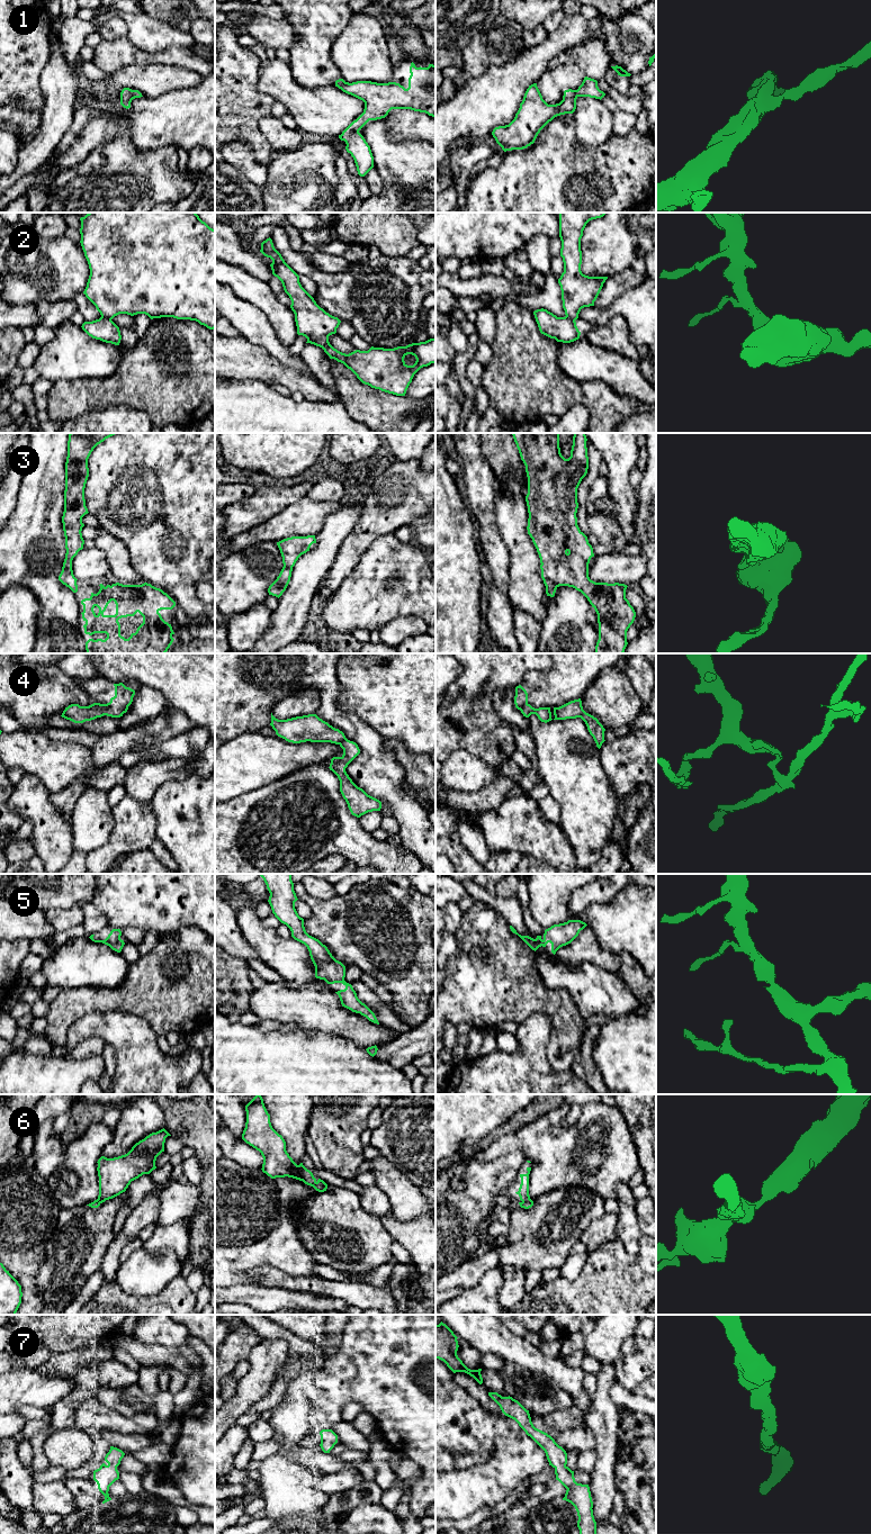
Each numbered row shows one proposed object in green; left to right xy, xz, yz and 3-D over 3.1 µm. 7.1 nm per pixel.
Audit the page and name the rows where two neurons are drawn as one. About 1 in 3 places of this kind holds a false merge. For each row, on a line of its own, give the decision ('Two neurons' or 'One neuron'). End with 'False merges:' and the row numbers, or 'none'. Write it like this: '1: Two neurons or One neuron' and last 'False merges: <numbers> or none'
1: One neuron
2: Two neurons
3: One neuron
4: Two neurons
5: One neuron
6: One neuron
7: One neuron
False merges: 2, 4

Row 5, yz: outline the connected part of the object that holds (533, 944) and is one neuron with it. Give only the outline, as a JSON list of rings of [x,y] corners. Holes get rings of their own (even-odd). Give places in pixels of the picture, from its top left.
[[[568,920],[567,922],[551,926],[545,930],[542,937],[537,936],[536,939],[519,935],[512,926],[510,926],[510,929],[535,951],[539,947],[546,947],[546,945],[550,942],[551,953],[555,955],[560,947],[571,944],[586,926],[587,924],[581,920]]]

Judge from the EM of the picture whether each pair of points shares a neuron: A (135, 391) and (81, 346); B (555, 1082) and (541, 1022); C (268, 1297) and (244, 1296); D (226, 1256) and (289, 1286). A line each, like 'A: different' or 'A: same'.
A: different
B: same
C: same
D: different

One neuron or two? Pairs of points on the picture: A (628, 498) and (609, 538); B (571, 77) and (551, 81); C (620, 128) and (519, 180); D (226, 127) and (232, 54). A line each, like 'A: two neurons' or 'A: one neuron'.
A: two neurons
B: one neuron
C: two neurons
D: one neuron

